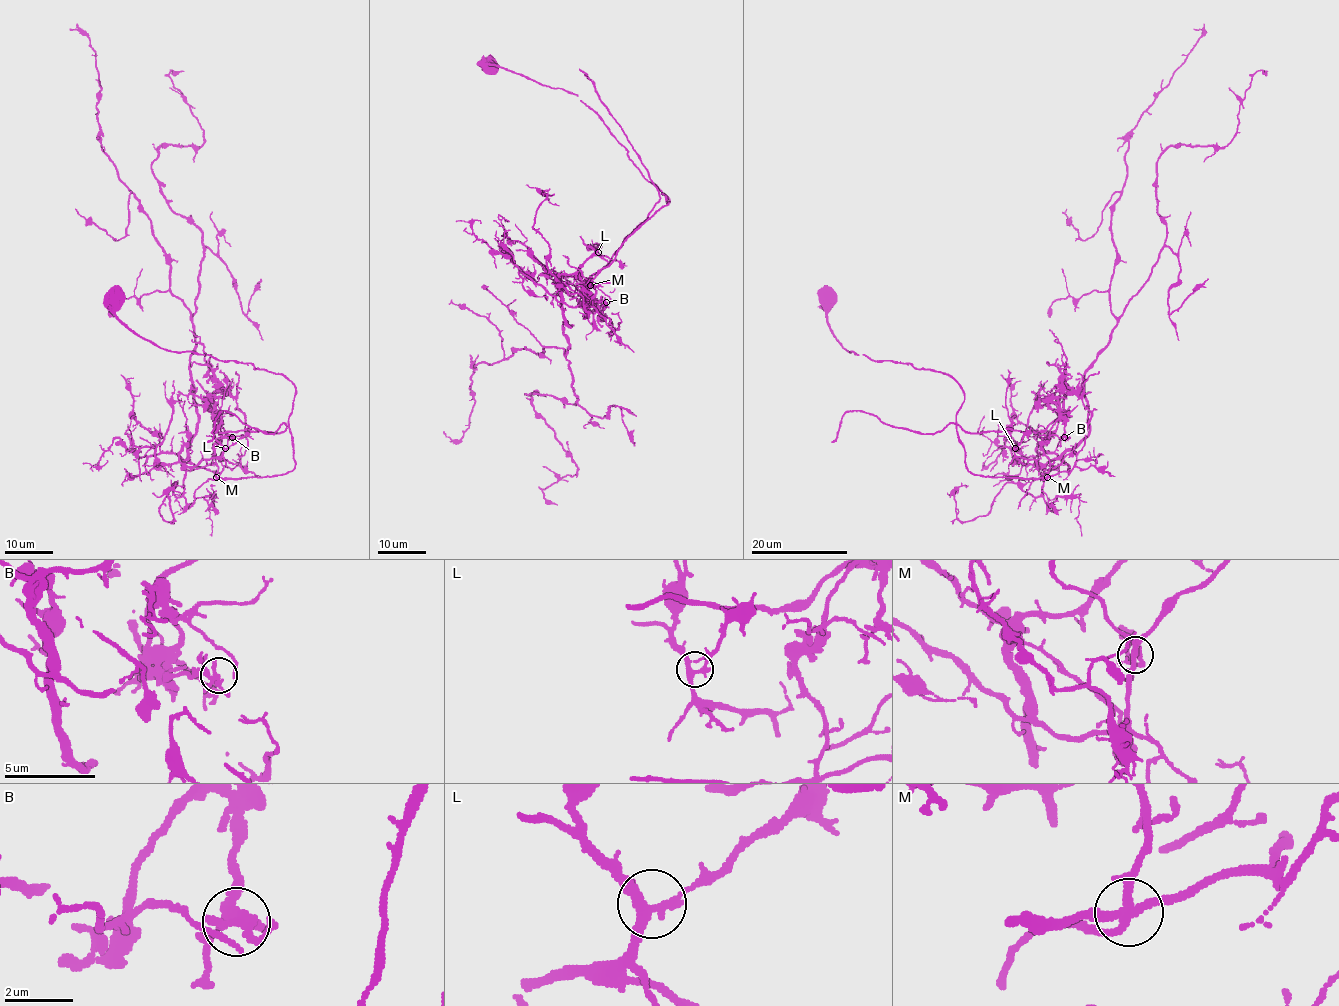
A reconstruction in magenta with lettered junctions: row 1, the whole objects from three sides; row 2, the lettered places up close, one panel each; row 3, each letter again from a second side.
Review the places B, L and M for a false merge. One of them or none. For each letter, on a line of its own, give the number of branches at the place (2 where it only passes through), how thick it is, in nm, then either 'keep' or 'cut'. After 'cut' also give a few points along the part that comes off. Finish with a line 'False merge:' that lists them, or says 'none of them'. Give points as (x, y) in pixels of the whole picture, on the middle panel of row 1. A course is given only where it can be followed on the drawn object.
B: 4 branches meet; 240 nm thick; keep
L: 4 branches meet; 260 nm thick; keep
M: 4 branches meet; 280 nm thick; cut; foreign part runs (590, 285), (589, 279), (595, 289), (590, 295), (592, 275), (660, 196), (639, 155), (579, 69)
False merge: M

